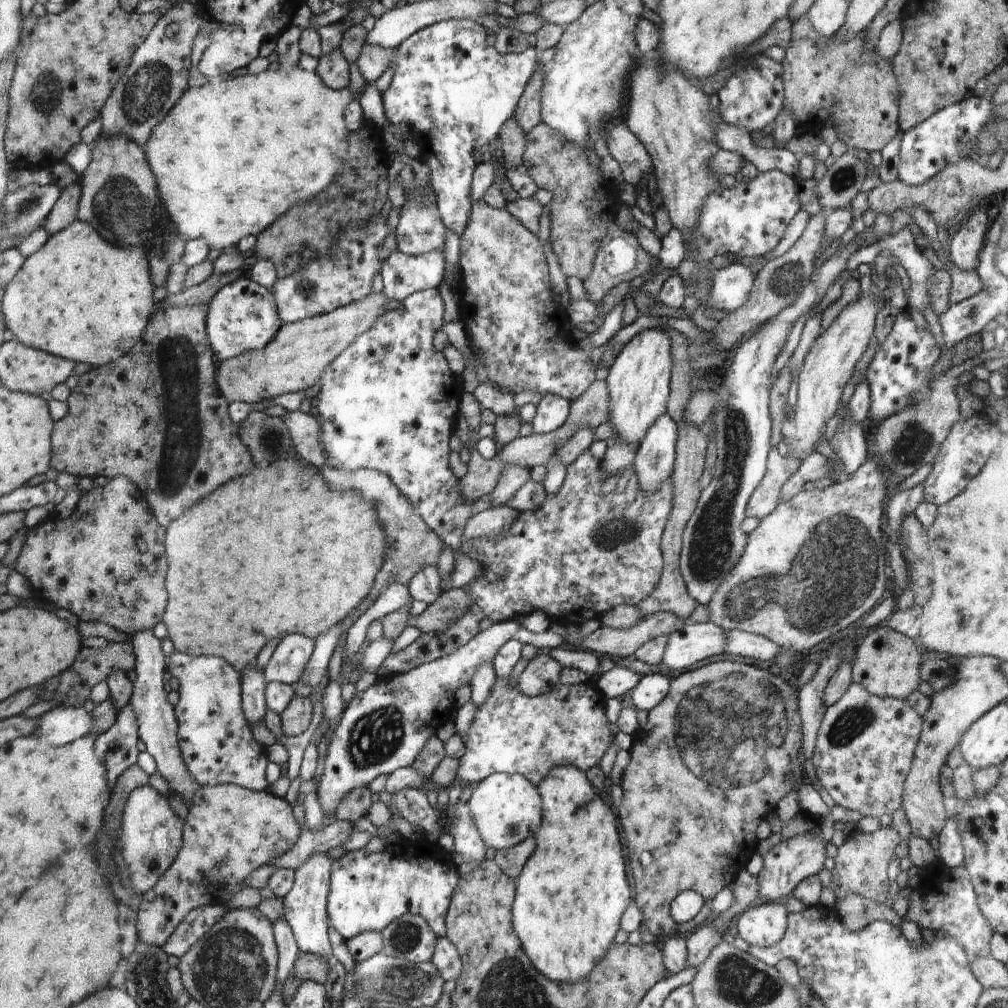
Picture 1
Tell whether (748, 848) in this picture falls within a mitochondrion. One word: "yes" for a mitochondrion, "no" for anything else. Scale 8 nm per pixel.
no

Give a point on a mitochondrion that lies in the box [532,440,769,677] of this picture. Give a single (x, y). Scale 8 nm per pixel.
(615, 532)

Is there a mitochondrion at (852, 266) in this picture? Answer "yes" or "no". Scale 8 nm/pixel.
no

